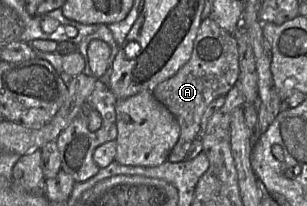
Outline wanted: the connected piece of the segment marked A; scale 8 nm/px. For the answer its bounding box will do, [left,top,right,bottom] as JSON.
[153,17,239,162]

